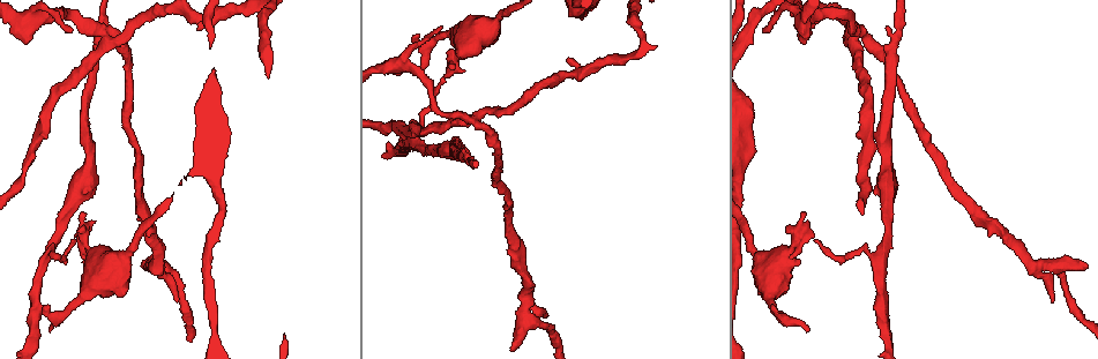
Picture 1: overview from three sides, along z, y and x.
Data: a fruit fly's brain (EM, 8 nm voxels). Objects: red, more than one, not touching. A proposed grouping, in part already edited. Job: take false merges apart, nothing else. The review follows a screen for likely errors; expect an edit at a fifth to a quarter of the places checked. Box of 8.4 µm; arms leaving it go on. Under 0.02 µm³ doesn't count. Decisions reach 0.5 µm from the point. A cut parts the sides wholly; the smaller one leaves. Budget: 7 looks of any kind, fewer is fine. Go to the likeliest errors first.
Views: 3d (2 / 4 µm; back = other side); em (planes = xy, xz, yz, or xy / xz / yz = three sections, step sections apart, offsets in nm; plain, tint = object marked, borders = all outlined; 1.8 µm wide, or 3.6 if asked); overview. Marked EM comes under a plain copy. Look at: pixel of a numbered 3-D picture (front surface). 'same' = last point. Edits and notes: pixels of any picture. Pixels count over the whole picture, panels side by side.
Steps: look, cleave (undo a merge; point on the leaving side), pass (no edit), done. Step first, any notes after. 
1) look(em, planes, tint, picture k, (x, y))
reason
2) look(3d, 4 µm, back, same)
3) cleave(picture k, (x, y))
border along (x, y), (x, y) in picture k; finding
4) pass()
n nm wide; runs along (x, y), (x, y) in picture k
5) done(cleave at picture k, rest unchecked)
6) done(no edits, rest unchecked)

look(em, xz, step 8, tint, picture 1, (800, 232))
calibre changes

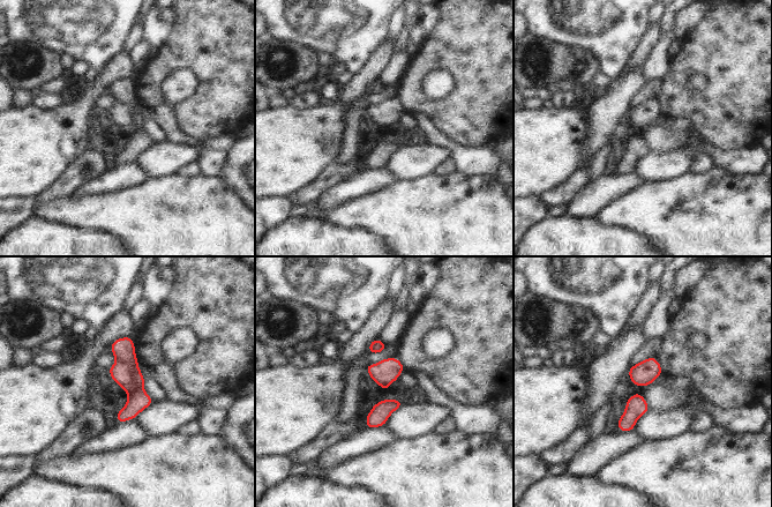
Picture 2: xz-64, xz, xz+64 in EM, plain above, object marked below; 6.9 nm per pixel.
look(em, planes, tint, same)

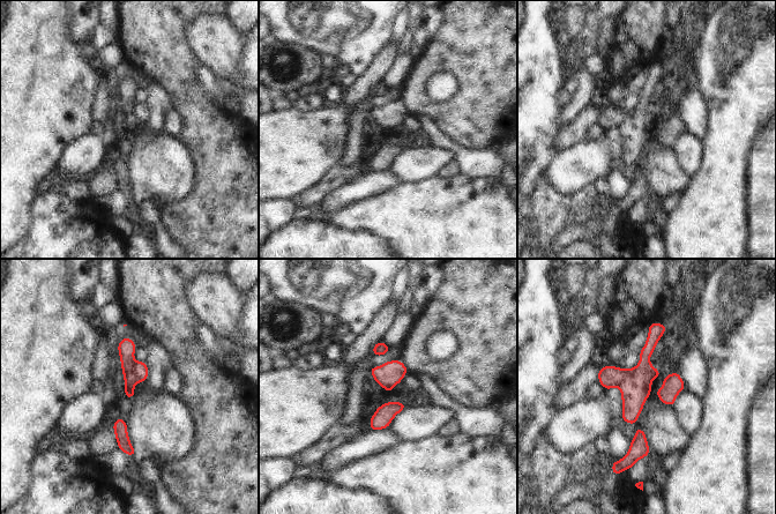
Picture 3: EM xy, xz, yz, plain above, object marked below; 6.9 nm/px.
cleave(picture 3, (609, 377))
150 nm wide; border along (636, 367), (619, 386) in picture 3; two neurons meet here

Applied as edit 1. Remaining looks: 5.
look(em, xy, step 4, tint, picture 1, (528, 317))
branch point

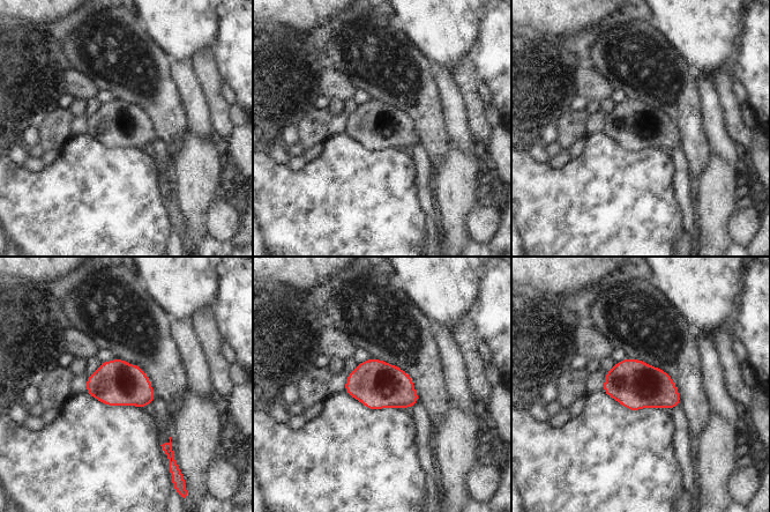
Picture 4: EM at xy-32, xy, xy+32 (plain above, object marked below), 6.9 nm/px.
look(em, planes, tint, same)
cut it another way

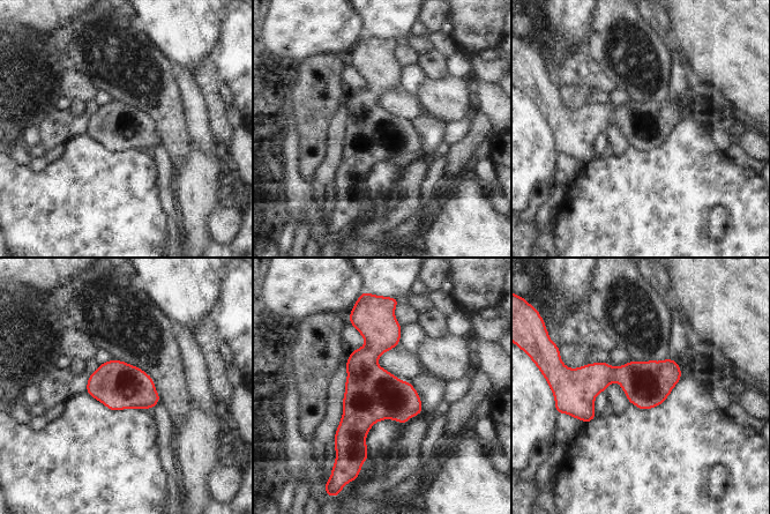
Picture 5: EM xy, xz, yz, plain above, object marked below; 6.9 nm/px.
pass()
continuous, no second neuron

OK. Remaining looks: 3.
done(cleave at picture 3, rest unchecked)

